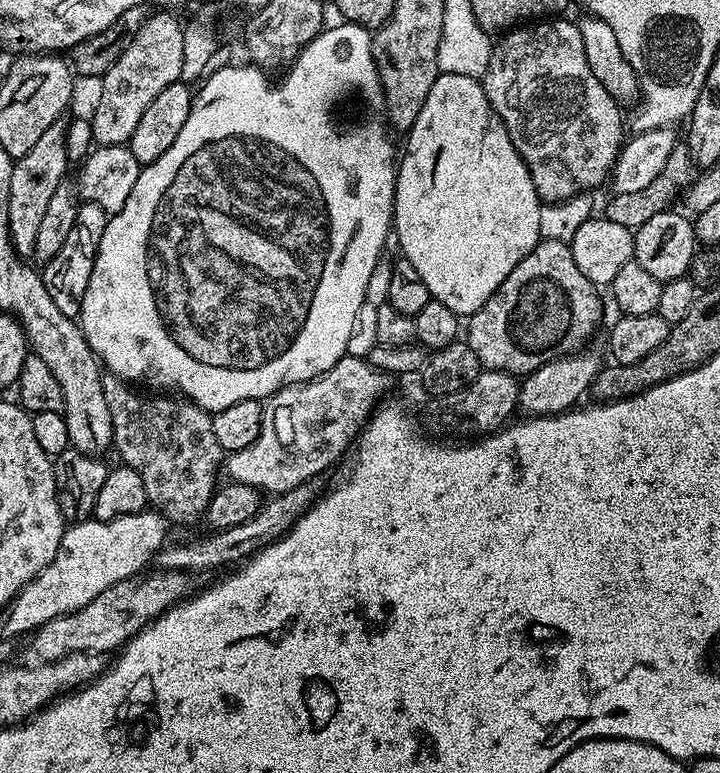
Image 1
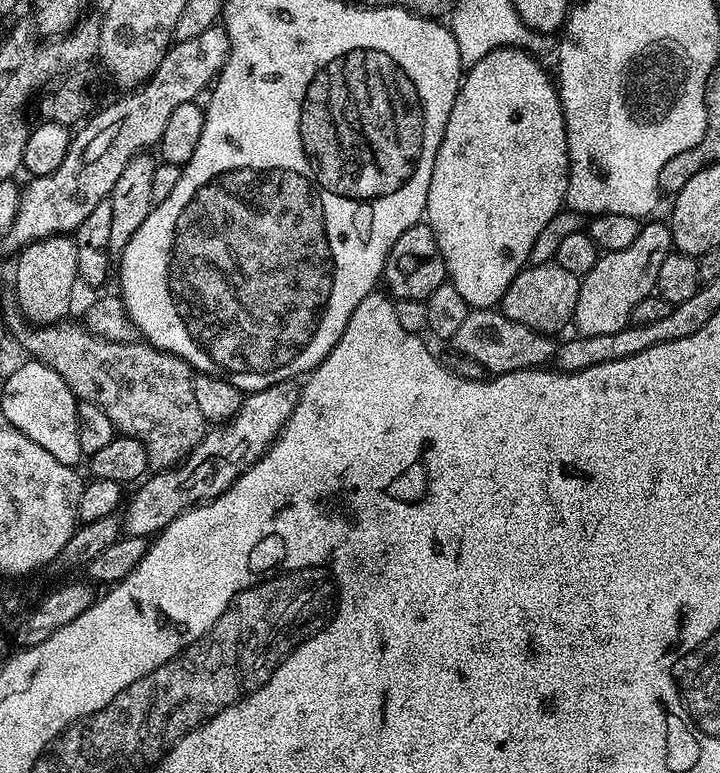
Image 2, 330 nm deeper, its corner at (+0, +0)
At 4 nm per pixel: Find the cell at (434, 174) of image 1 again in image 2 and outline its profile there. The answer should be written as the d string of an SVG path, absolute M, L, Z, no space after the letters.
M499 48L486 54L486 58L482 58L477 64L471 65L463 73L460 92L456 96L452 113L446 124L442 146L438 146L434 174L430 178L426 222L432 227L432 233L438 242L438 250L442 254L448 271L447 279L454 286L454 290L458 290L458 294L466 298L469 309L472 310L495 309L499 305L510 282L514 282L517 274L529 263L529 256L538 234L565 207L568 198L568 131L566 130L567 122L564 120L564 105L553 77L552 80L548 77L547 70L535 60L536 58L533 53L526 52L523 48Z

